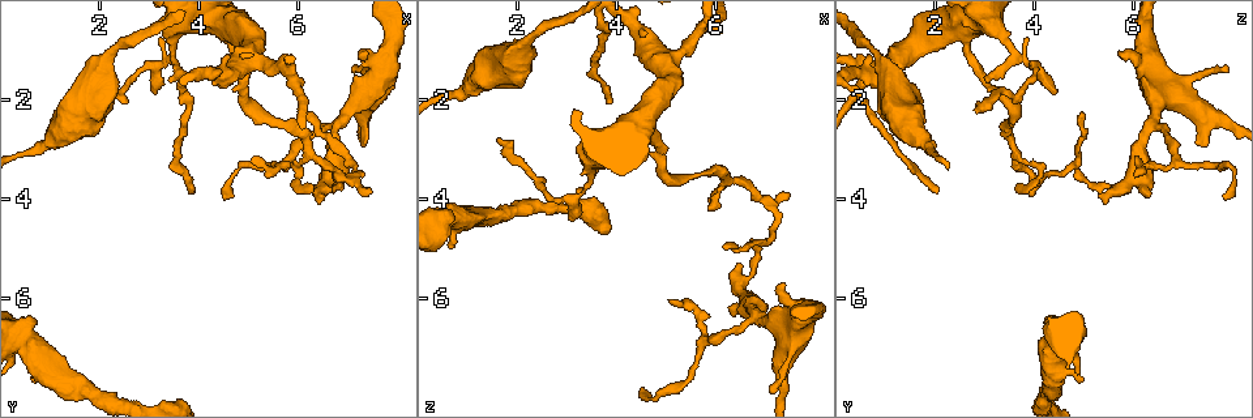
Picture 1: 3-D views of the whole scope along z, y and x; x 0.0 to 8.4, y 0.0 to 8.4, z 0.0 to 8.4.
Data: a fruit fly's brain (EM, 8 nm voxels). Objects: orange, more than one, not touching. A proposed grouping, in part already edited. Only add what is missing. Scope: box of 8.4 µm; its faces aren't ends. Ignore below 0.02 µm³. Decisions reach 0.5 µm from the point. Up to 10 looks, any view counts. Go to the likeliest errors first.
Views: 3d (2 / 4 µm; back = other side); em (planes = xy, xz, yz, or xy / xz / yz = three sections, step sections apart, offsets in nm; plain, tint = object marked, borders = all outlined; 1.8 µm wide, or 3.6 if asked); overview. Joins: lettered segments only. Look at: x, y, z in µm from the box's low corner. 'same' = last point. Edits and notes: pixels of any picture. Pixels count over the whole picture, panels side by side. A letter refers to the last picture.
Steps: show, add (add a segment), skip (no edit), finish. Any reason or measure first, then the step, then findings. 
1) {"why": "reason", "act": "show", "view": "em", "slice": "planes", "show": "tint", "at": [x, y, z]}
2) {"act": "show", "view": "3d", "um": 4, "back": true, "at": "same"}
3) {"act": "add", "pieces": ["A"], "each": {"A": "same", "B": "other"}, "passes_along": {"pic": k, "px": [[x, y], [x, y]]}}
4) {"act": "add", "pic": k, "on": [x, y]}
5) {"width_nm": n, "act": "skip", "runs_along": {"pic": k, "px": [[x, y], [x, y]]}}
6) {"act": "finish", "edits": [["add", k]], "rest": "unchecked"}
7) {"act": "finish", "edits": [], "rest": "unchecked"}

{"why": "branch stops here", "act": "show", "view": "em", "slice": "planes", "show": "borders", "at": [3.40, 1.60, 3.05]}

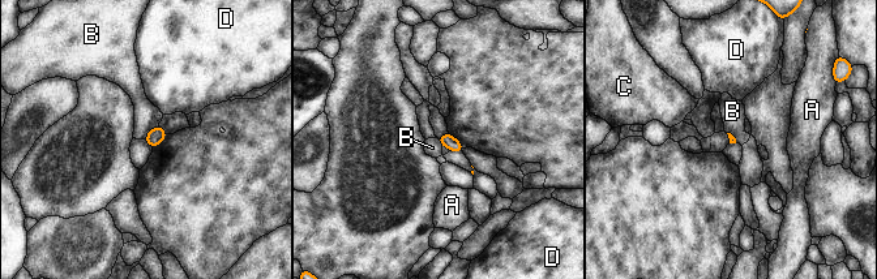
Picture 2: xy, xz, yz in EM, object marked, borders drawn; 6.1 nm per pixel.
{"longest_contact_nm": ["B", 140], "act": "skip", "each": {"A": "other", "B": "other", "C": "other", "D": "other"}, "found": "no lettered segment goes on from it"}

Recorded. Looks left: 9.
{"why": "free end", "act": "show", "view": "3d", "um": 2, "back": true, "at": [7.35, 2.95, 7.30]}

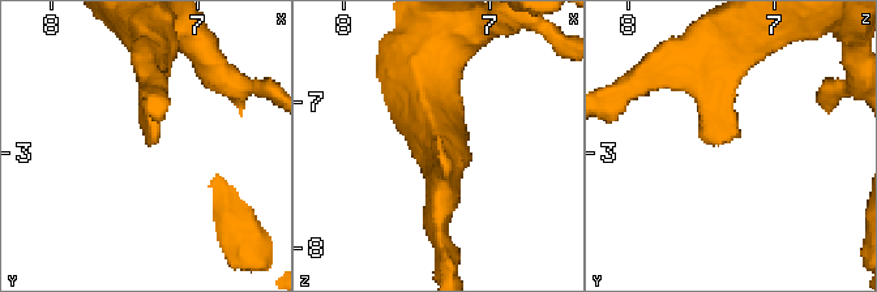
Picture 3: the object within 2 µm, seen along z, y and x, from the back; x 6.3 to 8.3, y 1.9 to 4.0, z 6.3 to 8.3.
{"why": "need the tissue", "act": "show", "view": "em", "slice": "planes", "show": "borders", "at": [7.38, 2.90, 7.26]}

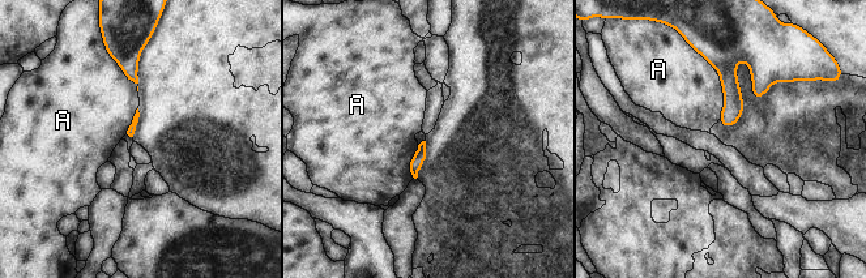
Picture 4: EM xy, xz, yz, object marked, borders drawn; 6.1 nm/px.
{"act": "skip", "each": {"A": "other"}, "runs_along": {"pic": 4, "px": [[715, 59], [730, 82], [729, 123]]}, "found": "none of them fits"}

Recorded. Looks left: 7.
{"why": "thin end", "act": "show", "view": "em", "slice": "planes", "show": "borders", "at": [4.50, 4.00, 7.75]}

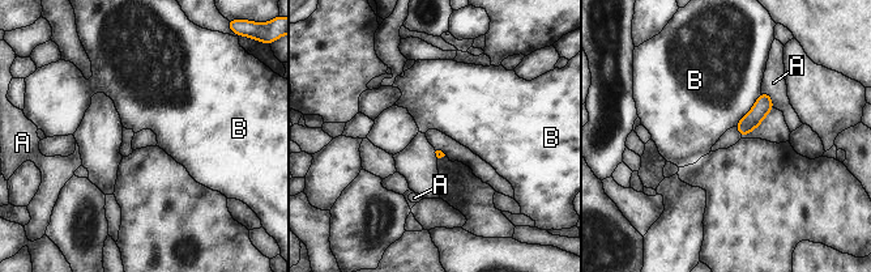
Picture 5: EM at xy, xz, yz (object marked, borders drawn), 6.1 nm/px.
{"act": "skip", "each": {"A": "other", "B": "other"}, "border": {"pic": 5, "px": [[760, 92], [752, 107], [734, 126]]}, "found": "none of them fits"}

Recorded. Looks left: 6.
{"why": "thick end", "act": "show", "view": "3d", "um": 2, "at": [0.60, 7.65, 5.00]}

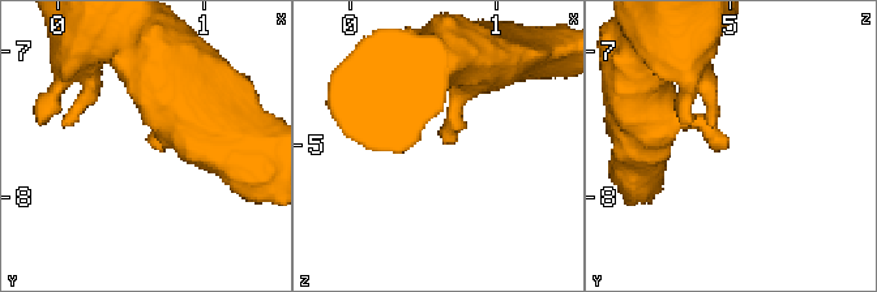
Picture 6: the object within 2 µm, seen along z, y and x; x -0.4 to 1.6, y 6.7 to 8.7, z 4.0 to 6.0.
{"why": "shape alone is not enough", "act": "show", "view": "em", "um": 3.6, "slice": "xz", "step": 4, "show": "tint", "at": [0.64, 7.66, 4.96]}

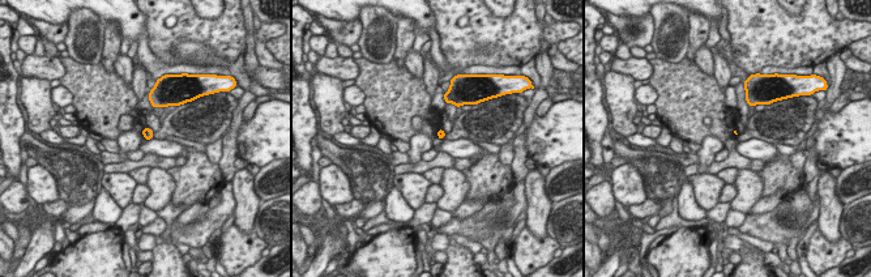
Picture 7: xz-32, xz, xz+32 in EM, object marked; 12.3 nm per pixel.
{"why": "another direction", "act": "show", "view": "em", "um": 3.6, "slice": "yz", "step": 16, "show": "borders", "at": "same"}

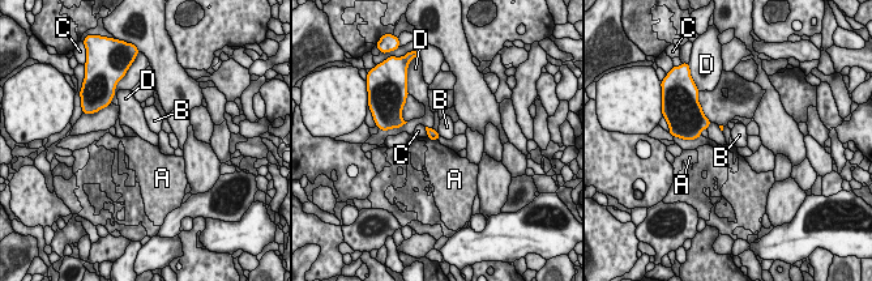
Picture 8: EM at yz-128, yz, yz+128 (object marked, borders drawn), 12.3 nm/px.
{"act": "skip", "each": {"A": "other", "B": "other", "C": "other", "D": "other"}, "border": {"pic": 8, "px": [[427, 137], [437, 140]]}, "found": "no lettered segment goes on from it"}

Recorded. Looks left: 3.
{"act": "finish", "edits": [], "rest": "unchecked"}

